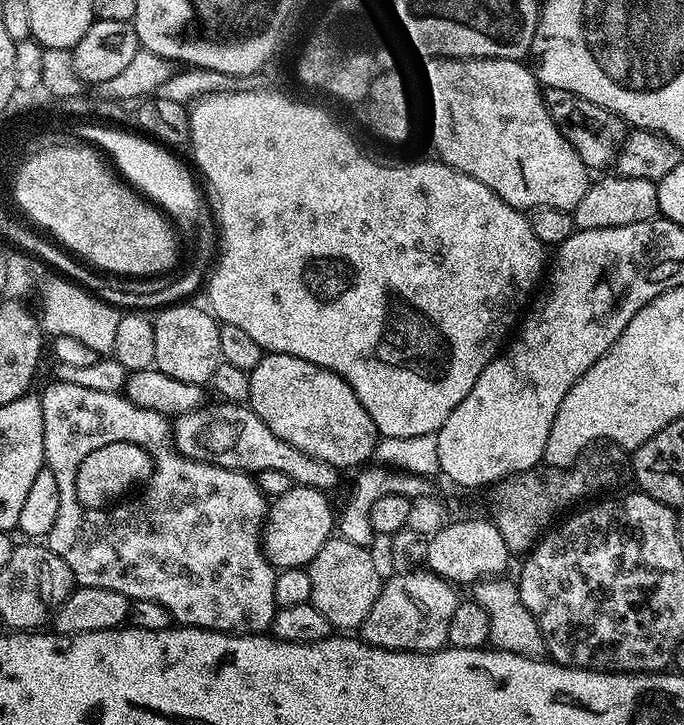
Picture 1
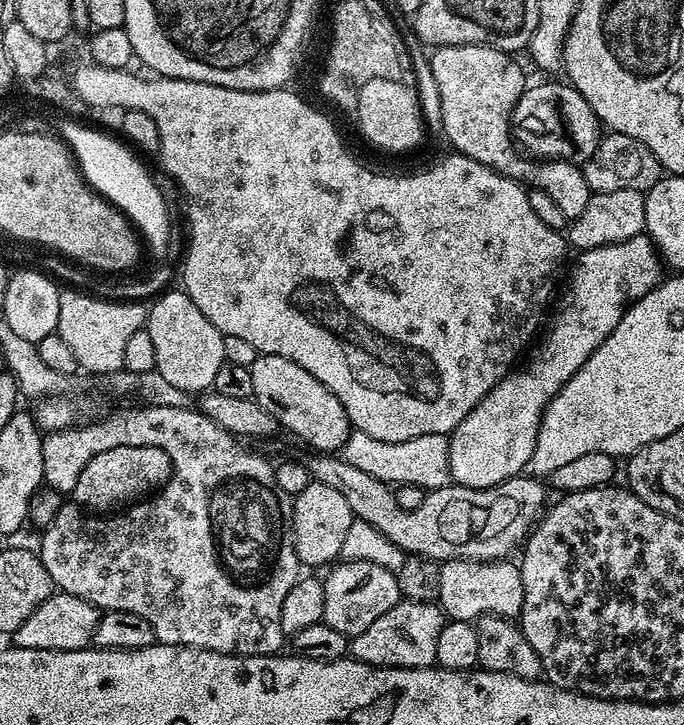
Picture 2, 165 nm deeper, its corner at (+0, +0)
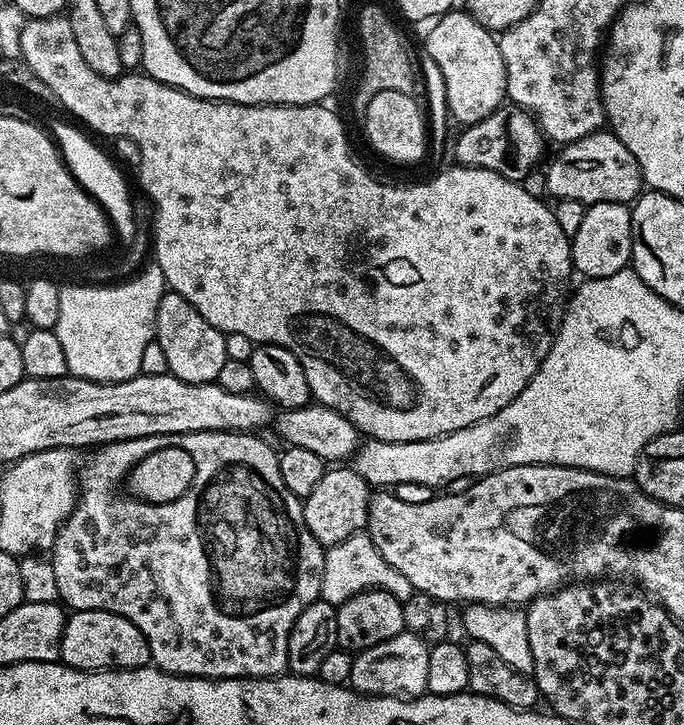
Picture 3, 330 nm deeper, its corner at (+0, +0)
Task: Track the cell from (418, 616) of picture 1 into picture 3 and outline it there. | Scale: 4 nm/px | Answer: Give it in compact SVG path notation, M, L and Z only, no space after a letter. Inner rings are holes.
M407 630L399 632L394 638L386 638L386 642L378 642L378 646L370 646L366 651L353 655L348 684L366 696L423 696L428 692L426 669L430 667L429 647L428 641L421 636Z

